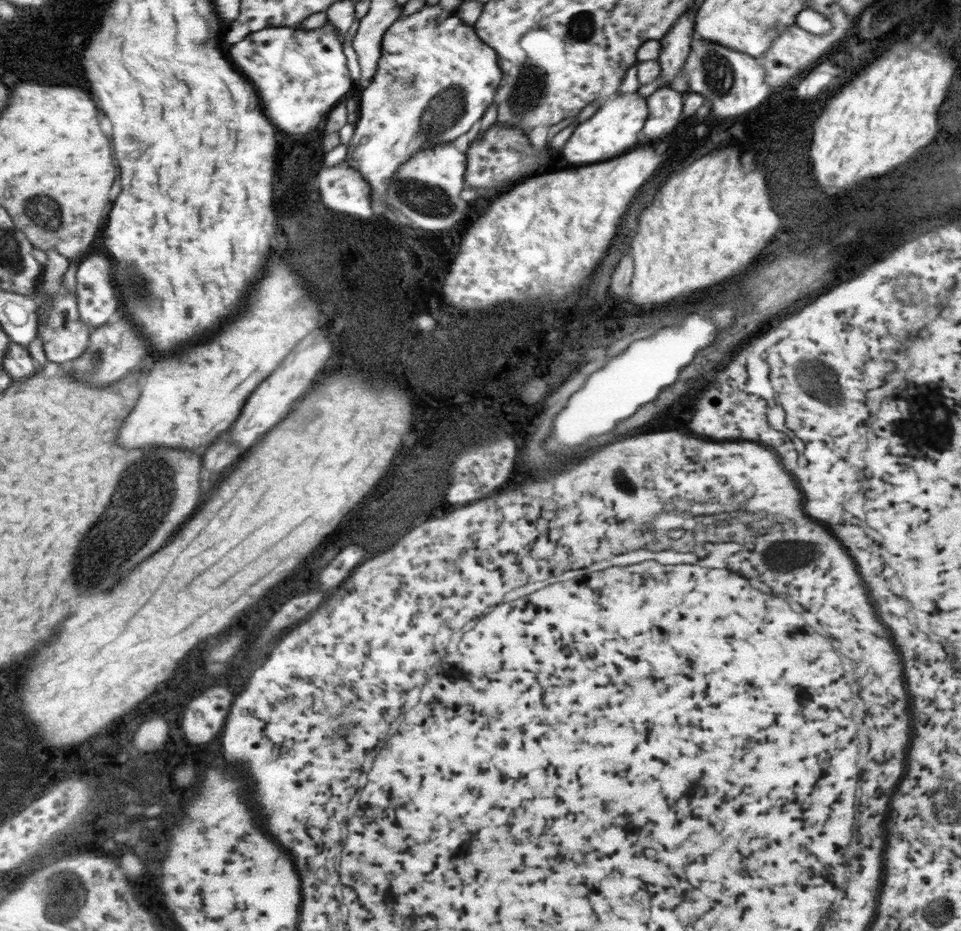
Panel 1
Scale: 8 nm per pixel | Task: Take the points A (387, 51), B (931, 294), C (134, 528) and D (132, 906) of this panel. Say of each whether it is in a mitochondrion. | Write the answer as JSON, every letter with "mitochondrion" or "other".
{"A":"other","B":"mitochondrion","C":"mitochondrion","D":"other"}

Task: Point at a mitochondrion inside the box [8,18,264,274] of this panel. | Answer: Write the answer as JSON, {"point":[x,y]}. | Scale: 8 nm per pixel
{"point":[47,212]}

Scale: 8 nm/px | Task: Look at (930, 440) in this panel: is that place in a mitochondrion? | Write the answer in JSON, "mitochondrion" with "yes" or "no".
{"mitochondrion":"no"}

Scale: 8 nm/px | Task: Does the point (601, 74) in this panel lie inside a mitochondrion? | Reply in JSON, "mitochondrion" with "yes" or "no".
{"mitochondrion":"no"}

